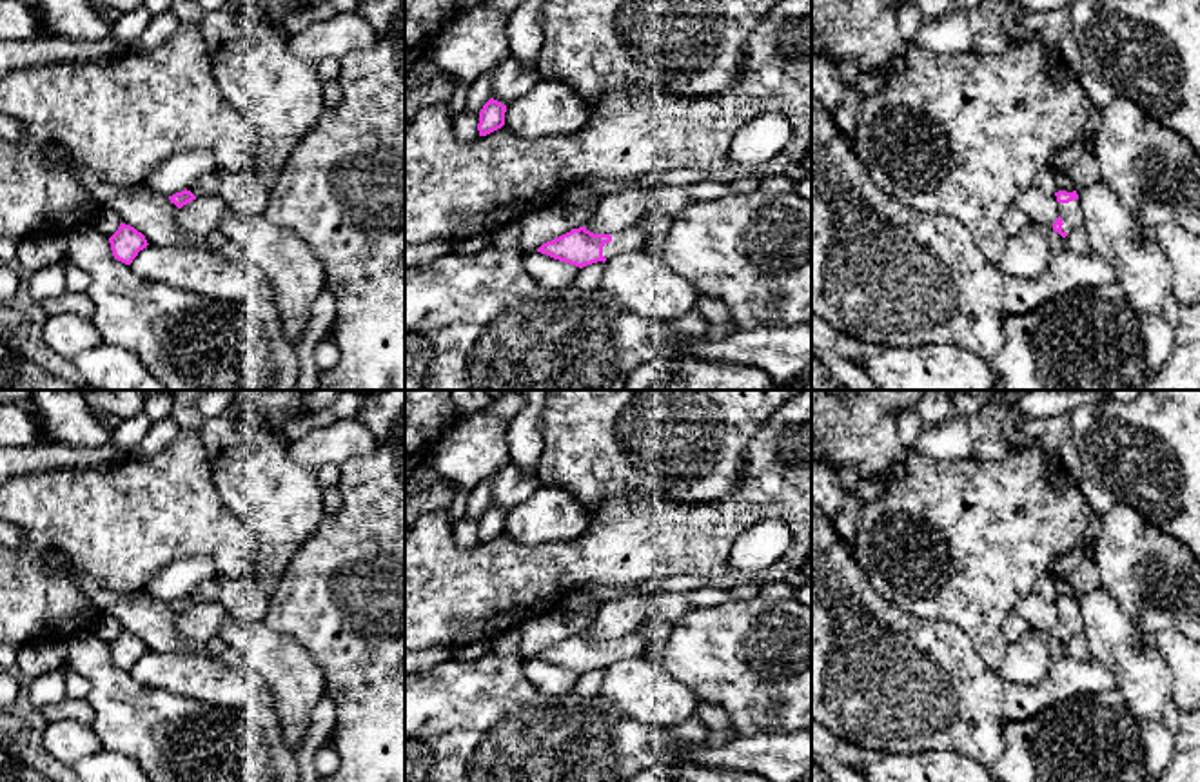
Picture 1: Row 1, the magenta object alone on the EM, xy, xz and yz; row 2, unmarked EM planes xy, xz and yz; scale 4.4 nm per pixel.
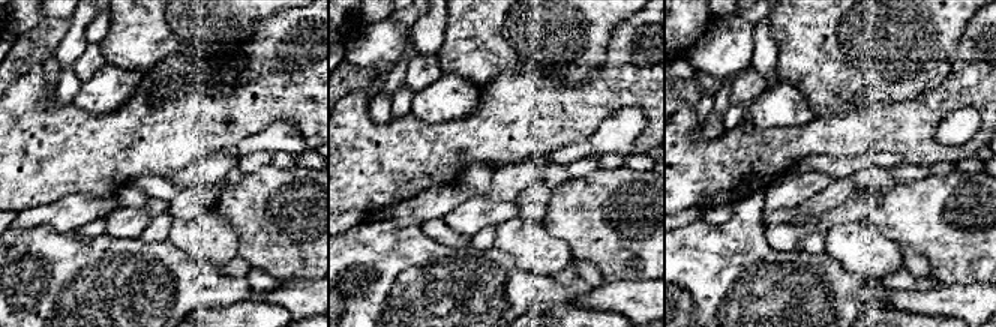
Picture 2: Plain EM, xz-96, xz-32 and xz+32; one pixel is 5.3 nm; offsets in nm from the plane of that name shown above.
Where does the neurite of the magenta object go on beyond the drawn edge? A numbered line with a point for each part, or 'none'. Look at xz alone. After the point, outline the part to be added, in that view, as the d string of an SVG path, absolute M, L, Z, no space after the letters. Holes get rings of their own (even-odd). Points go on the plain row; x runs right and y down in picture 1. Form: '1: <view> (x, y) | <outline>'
1: xz (632, 645) | M639 630L621 637L621 639L614 639L610 642L612 642L612 648L605 650L605 653L603 653L603 662L606 666L610 666L621 659L641 657L646 650L646 640Z

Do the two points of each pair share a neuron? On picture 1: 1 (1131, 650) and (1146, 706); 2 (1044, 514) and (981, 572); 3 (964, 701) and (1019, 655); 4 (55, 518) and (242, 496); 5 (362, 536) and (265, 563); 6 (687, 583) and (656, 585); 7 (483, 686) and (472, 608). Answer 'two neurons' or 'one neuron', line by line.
1: one neuron
2: one neuron
3: two neurons
4: two neurons
5: two neurons
6: one neuron
7: two neurons

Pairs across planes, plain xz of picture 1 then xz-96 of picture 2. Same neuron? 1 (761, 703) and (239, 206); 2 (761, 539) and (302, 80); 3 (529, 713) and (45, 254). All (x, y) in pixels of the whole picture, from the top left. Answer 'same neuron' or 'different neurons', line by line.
1: same neuron
2: different neurons
3: same neuron

